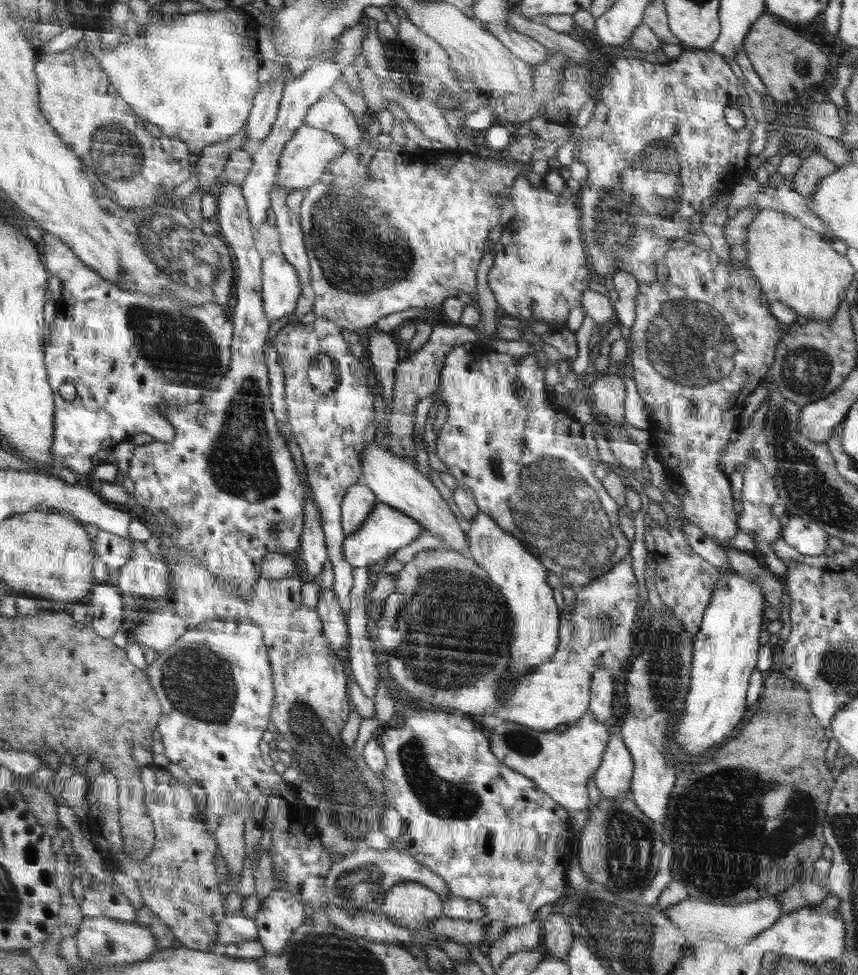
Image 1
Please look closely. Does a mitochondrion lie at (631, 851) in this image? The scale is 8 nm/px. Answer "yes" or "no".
yes

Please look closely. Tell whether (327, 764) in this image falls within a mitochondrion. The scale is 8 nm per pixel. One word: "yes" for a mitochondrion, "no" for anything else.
yes

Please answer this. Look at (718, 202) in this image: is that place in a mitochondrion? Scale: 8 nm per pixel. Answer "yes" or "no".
no

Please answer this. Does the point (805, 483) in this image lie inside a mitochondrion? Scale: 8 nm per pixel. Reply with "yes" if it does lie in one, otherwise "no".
yes

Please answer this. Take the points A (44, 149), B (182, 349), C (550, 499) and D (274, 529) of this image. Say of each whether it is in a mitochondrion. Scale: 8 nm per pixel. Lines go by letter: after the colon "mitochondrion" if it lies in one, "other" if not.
A: other
B: mitochondrion
C: mitochondrion
D: other

